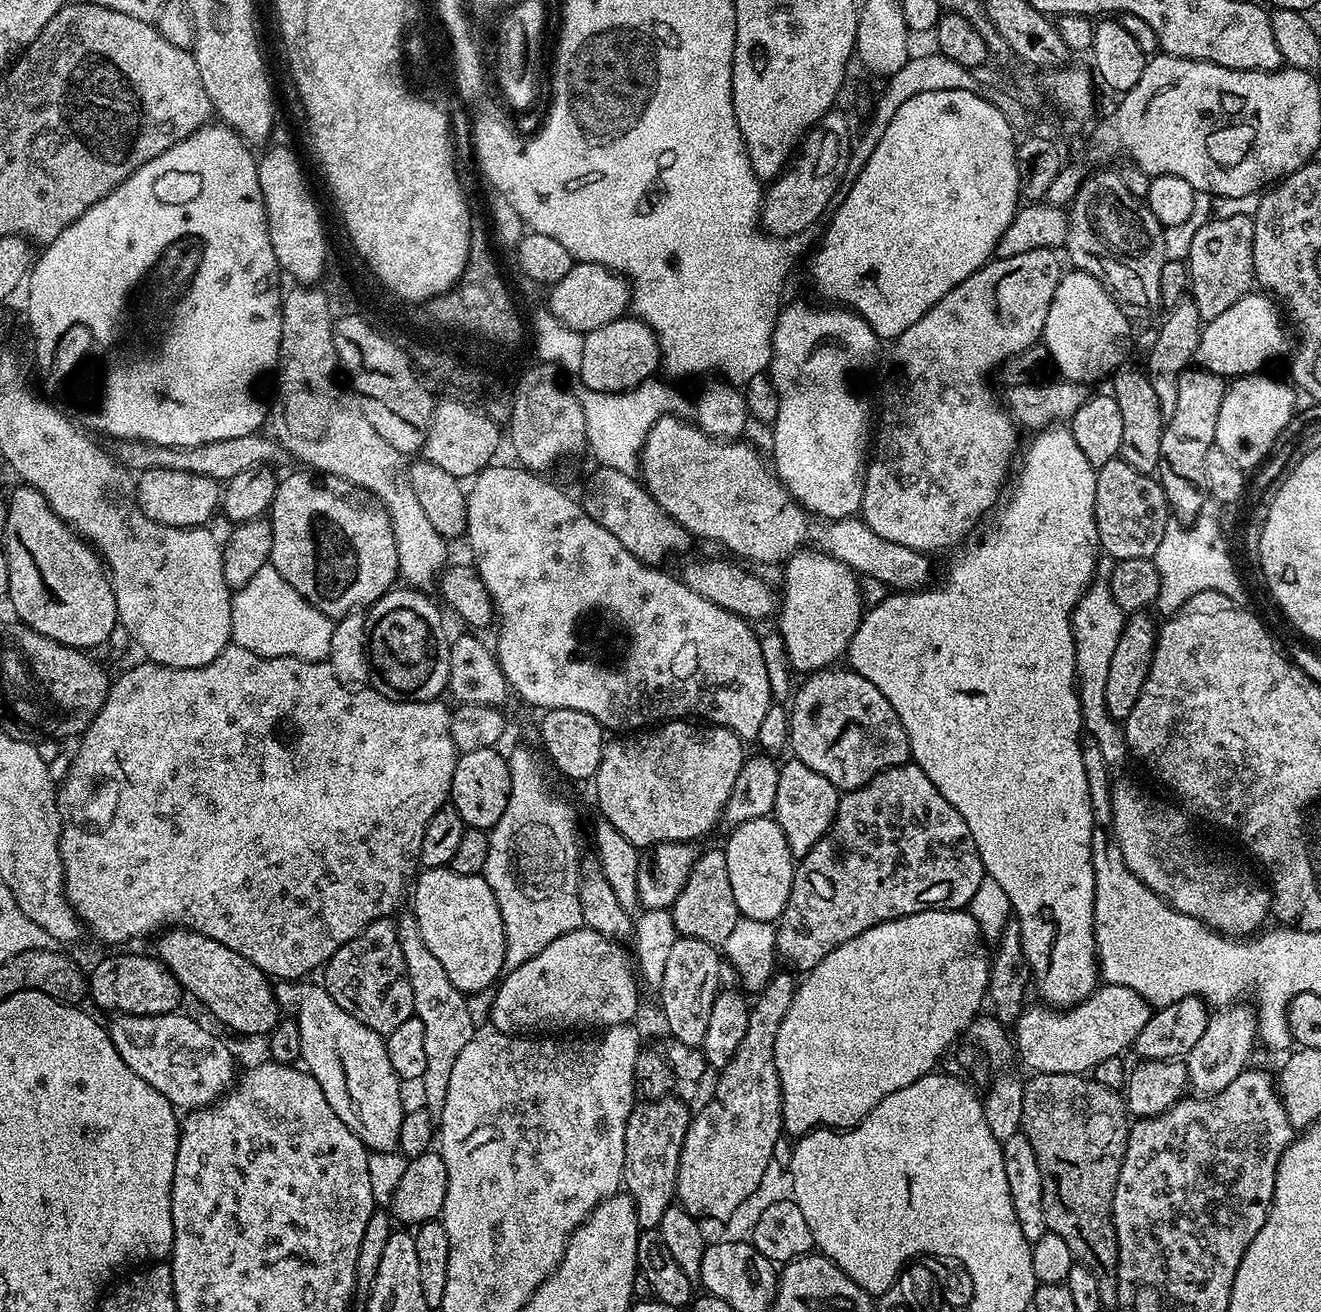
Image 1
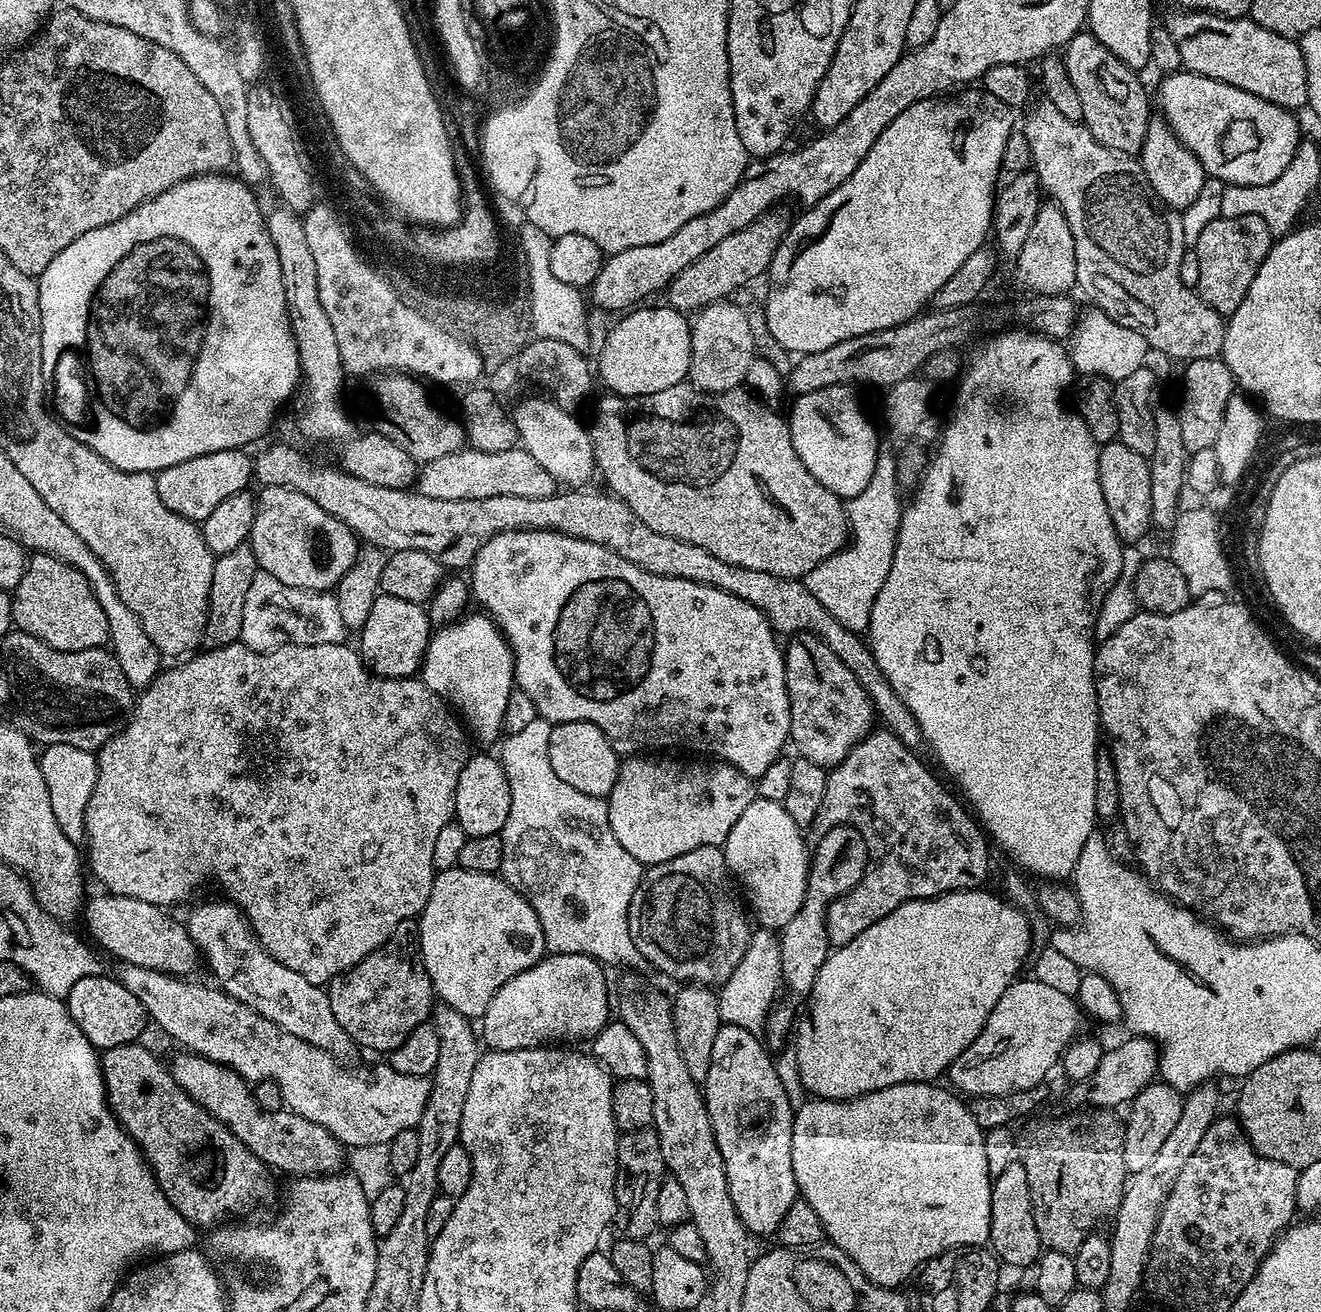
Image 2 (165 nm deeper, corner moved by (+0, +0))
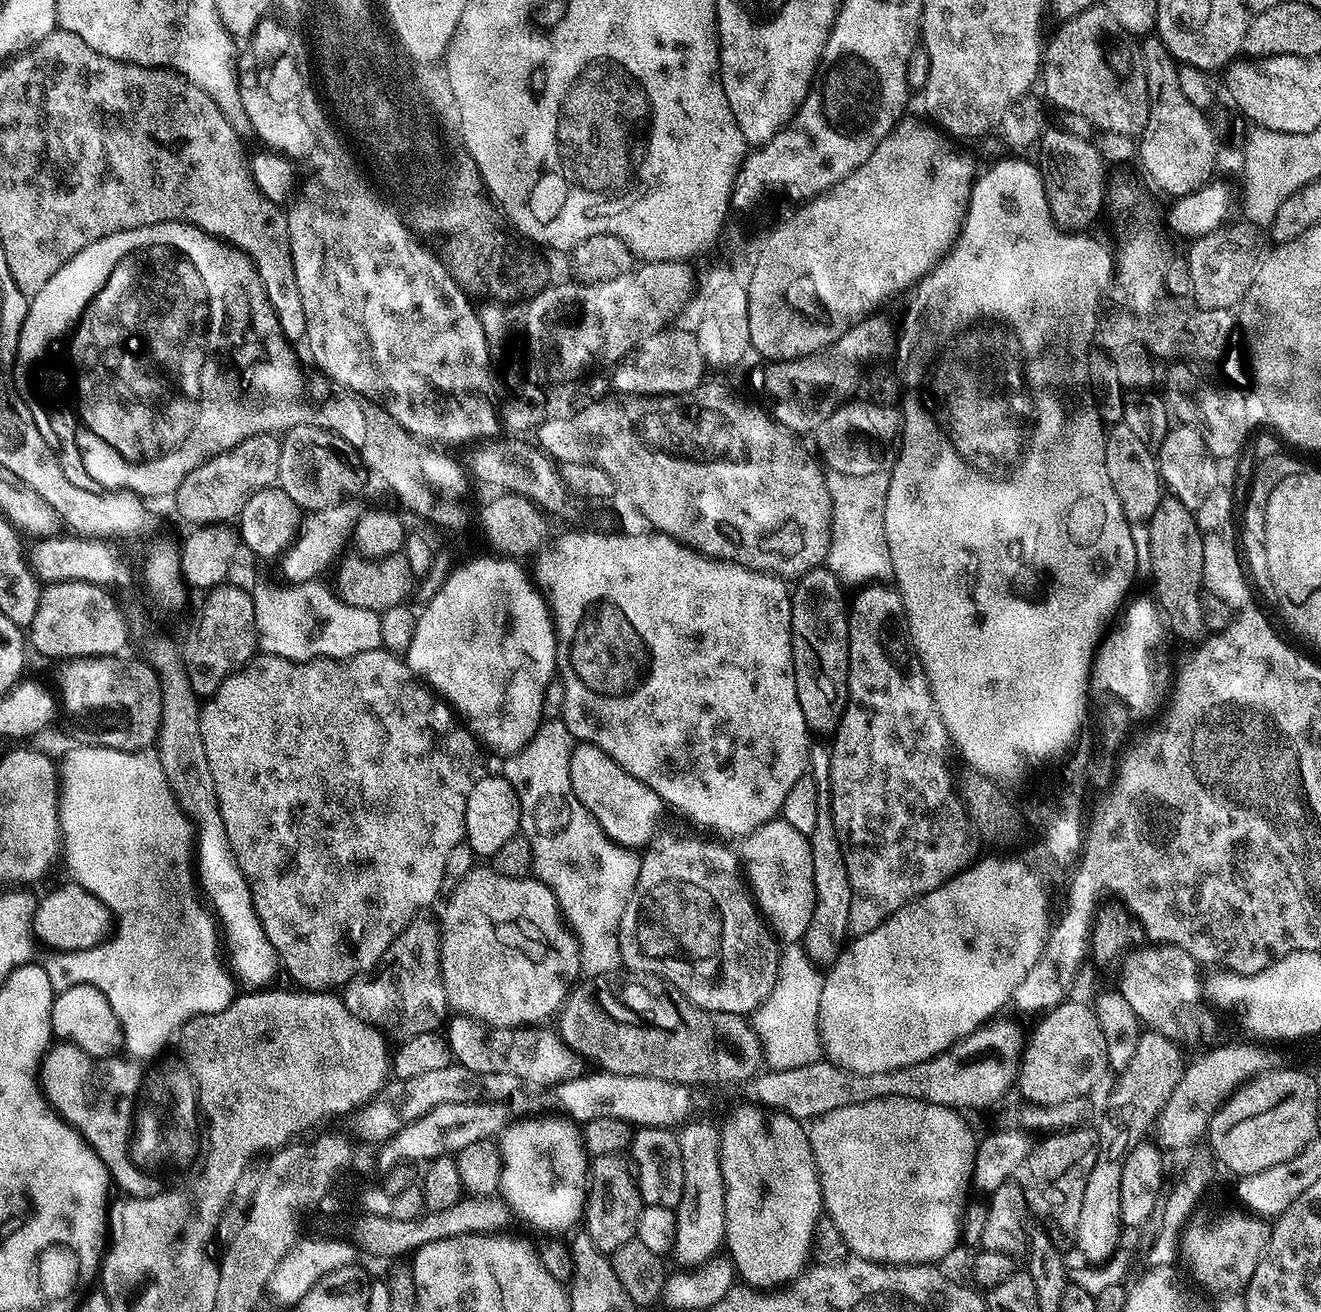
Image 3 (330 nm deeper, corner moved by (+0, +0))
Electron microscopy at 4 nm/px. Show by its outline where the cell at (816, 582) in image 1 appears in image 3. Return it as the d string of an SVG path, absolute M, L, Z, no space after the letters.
M829 471L826 475L832 503L832 526L825 563L845 587L860 588L870 583L886 582L893 577L885 530L888 477L888 472L844 474Z

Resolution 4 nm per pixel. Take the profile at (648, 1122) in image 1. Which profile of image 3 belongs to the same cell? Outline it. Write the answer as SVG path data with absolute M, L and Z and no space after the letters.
M602 1154L591 1157L588 1199L584 1206L582 1228L600 1252L611 1254L618 1250L618 1246L622 1246L622 1242L636 1239L638 1218L644 1205L640 1188L636 1185L633 1165L627 1155Z

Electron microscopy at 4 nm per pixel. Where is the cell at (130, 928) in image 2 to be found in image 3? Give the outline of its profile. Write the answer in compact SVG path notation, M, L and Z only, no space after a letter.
M71 882L60 884L53 892L39 897L32 923L37 941L56 952L84 952L87 948L103 944L113 928L112 911L97 896L90 894L90 890Z

